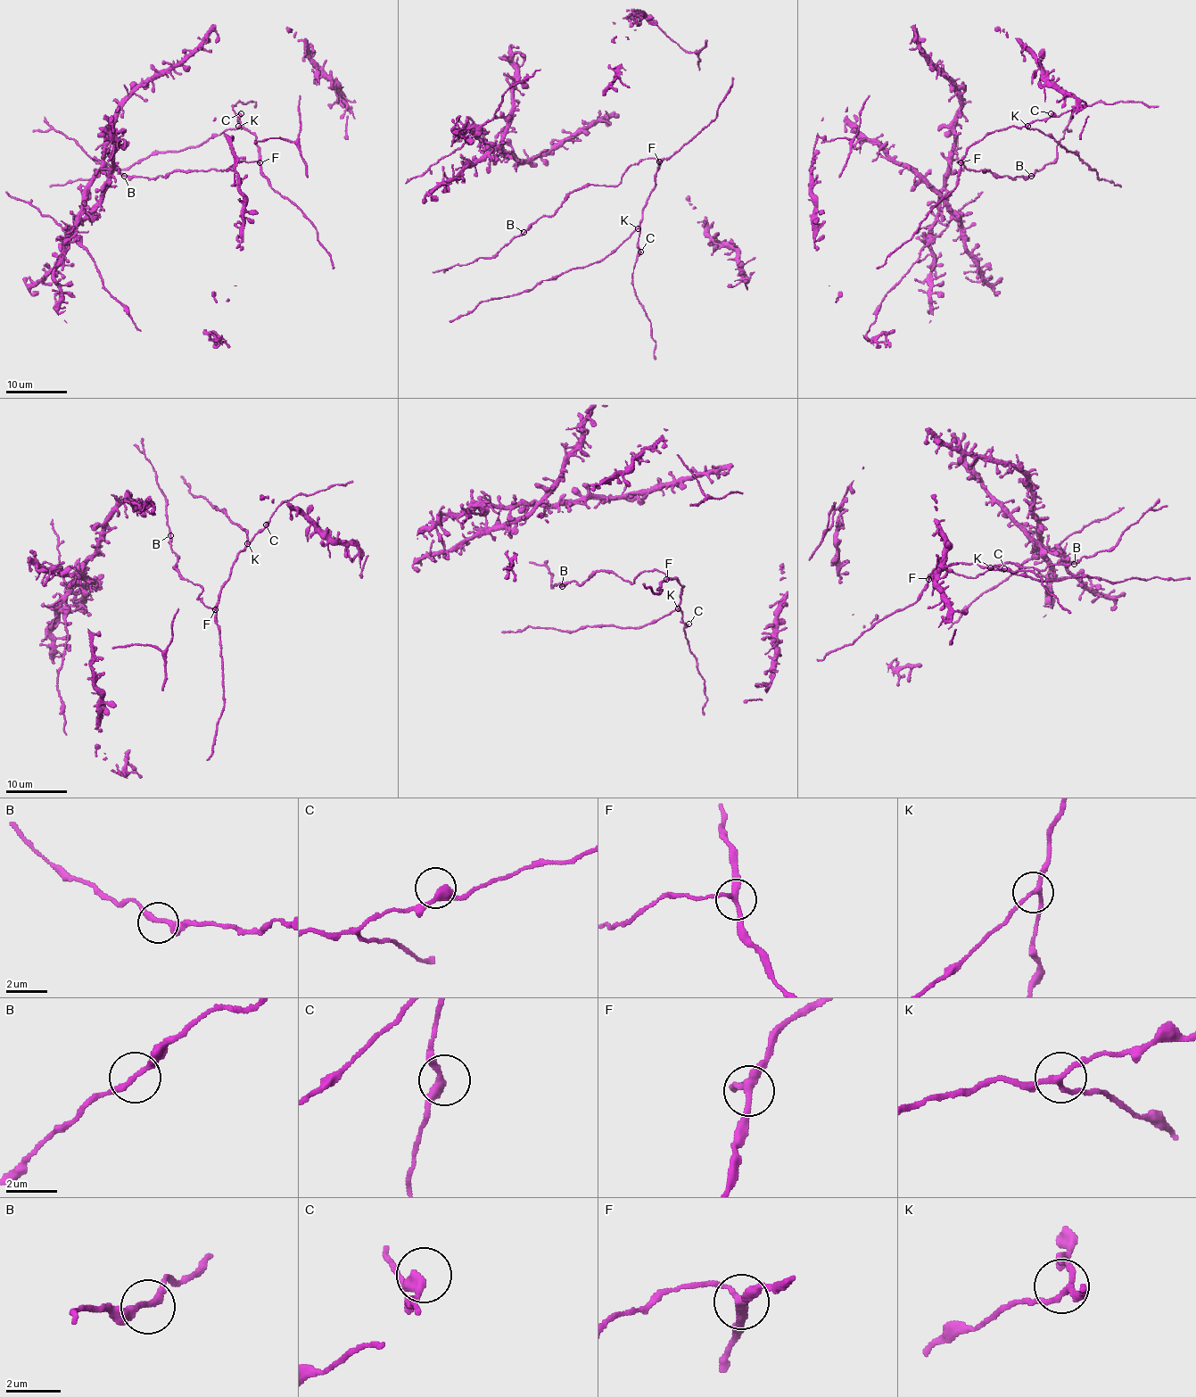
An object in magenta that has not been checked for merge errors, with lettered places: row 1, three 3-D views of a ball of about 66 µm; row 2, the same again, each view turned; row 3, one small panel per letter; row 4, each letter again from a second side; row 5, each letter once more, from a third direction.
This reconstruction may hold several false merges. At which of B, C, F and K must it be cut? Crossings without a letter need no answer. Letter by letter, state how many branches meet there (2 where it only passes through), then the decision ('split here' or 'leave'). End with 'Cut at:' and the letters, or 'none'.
B: branches 2; leave
C: branches 2; leave
F: branches 3; leave
K: branches 3; leave
Cut at: none

